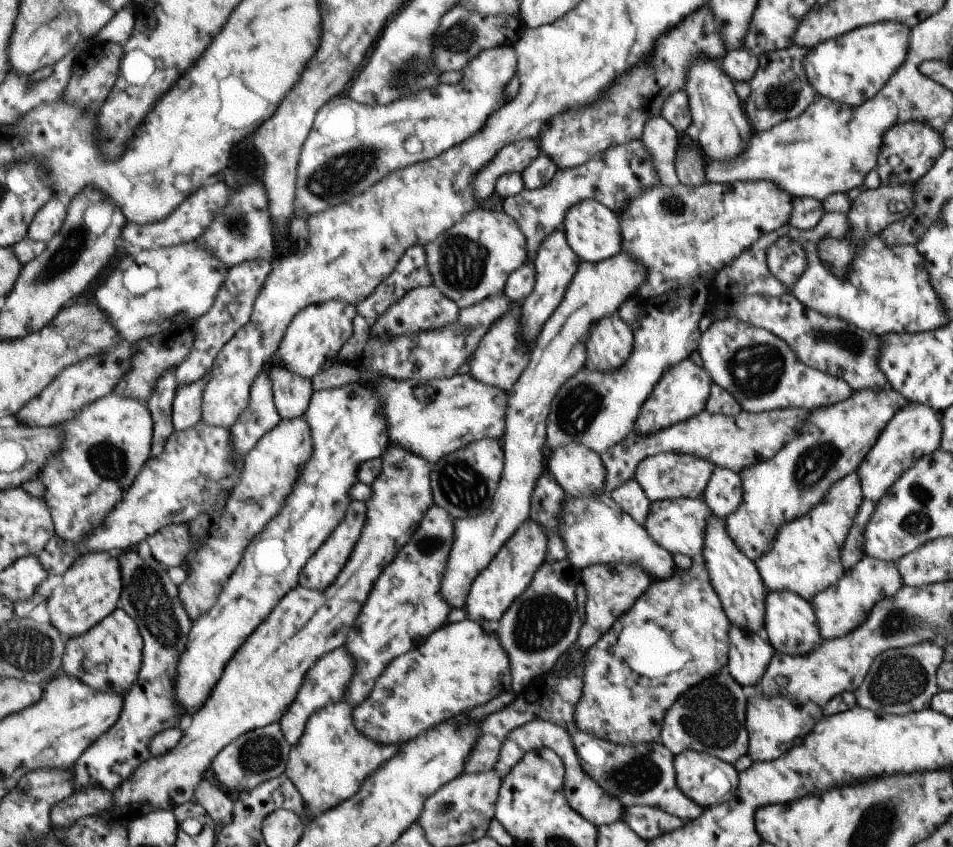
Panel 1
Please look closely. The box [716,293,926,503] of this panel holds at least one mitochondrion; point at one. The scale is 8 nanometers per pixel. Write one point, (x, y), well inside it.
(757, 368)

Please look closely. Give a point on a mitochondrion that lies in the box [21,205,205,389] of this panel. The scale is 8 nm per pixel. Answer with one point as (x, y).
(75, 243)

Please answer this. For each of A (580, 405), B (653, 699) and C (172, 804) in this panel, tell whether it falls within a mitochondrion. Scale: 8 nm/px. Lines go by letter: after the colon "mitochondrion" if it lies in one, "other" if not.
A: mitochondrion
B: mitochondrion
C: other

